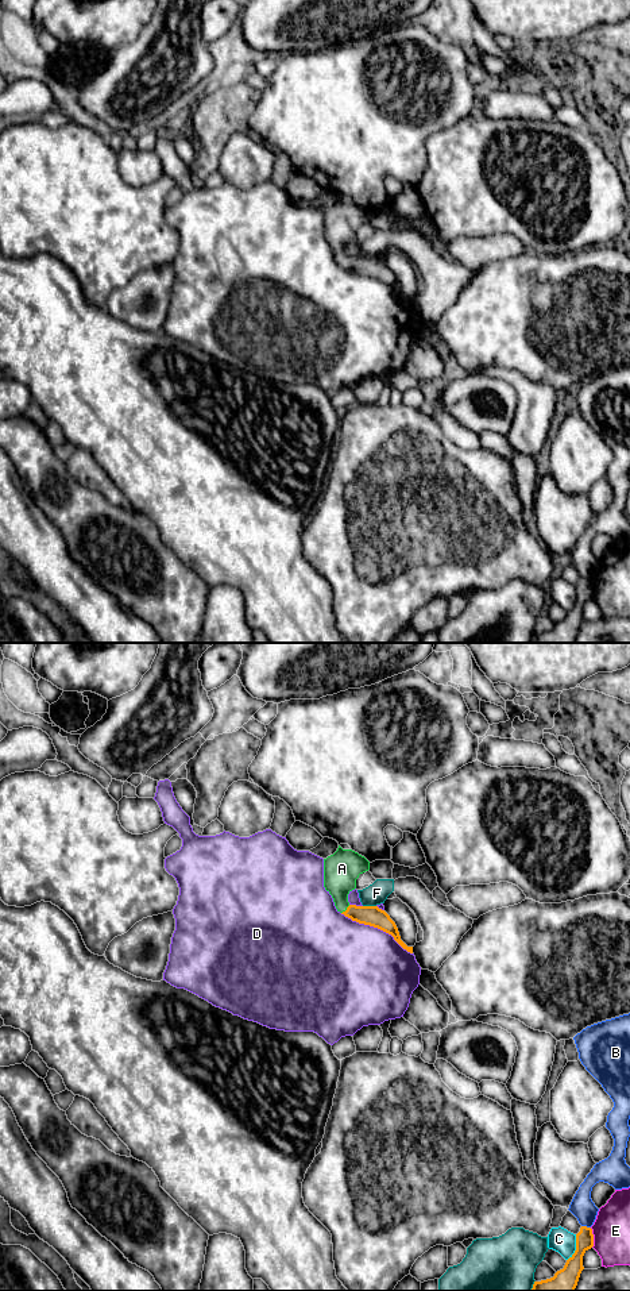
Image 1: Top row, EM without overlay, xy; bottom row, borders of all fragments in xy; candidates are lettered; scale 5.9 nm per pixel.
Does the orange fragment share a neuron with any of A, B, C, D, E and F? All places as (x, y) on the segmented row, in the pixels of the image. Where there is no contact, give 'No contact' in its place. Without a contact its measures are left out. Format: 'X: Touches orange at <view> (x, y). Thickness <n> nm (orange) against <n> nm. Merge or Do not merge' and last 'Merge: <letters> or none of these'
A: Touches orange at xy (347, 909). Thickness 120 nm (orange) against 200 nm. Merge
B: Touches orange at xy (586, 1226). Thickness 110 nm (orange) against 140 nm. Do not merge
C: Touches orange at xy (576, 1248). Thickness 160 nm (orange) against 140 nm. Do not merge
D: Touches orange at xy (377, 927). Thickness 120 nm (orange) against 480 nm. Do not merge
E: Touches orange at xy (592, 1237). Thickness 110 nm (orange) against 220 nm. Do not merge
F: Touches orange at xy (370, 906). Thickness 120 nm (orange) against 130 nm. Do not merge
Merge: A

